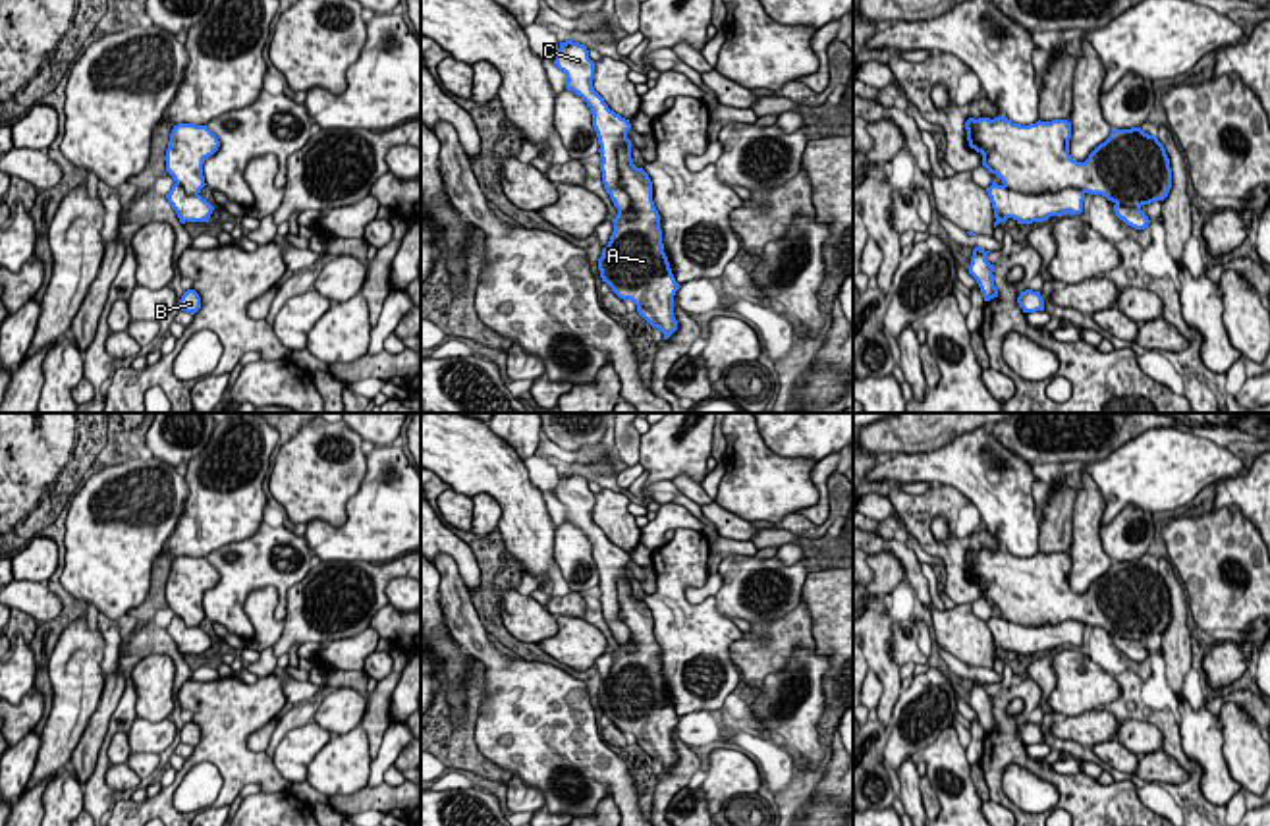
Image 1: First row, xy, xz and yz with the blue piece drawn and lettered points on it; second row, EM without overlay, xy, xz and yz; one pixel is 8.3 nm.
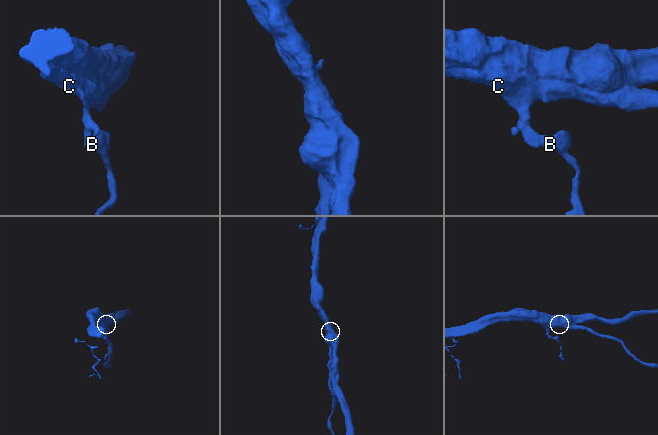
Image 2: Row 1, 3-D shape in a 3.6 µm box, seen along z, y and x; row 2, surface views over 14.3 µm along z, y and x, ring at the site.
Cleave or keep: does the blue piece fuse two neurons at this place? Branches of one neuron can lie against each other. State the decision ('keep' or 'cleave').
keep

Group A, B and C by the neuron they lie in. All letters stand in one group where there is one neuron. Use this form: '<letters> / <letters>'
A B C

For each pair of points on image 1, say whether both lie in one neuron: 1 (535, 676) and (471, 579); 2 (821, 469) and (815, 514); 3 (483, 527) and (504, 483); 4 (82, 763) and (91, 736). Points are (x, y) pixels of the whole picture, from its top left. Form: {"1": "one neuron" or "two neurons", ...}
{"1": "two neurons", "2": "one neuron", "3": "two neurons", "4": "one neuron"}

